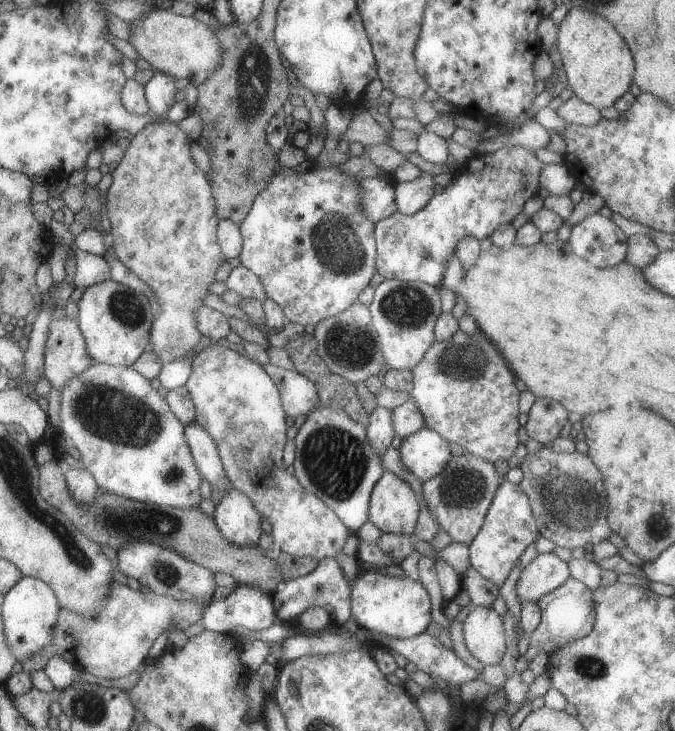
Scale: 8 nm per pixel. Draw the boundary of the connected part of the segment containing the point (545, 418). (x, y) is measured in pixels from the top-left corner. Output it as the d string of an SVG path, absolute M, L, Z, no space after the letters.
M536 398L528 412L525 423L529 439L547 445L559 436L559 430L567 421L567 410L549 398Z

